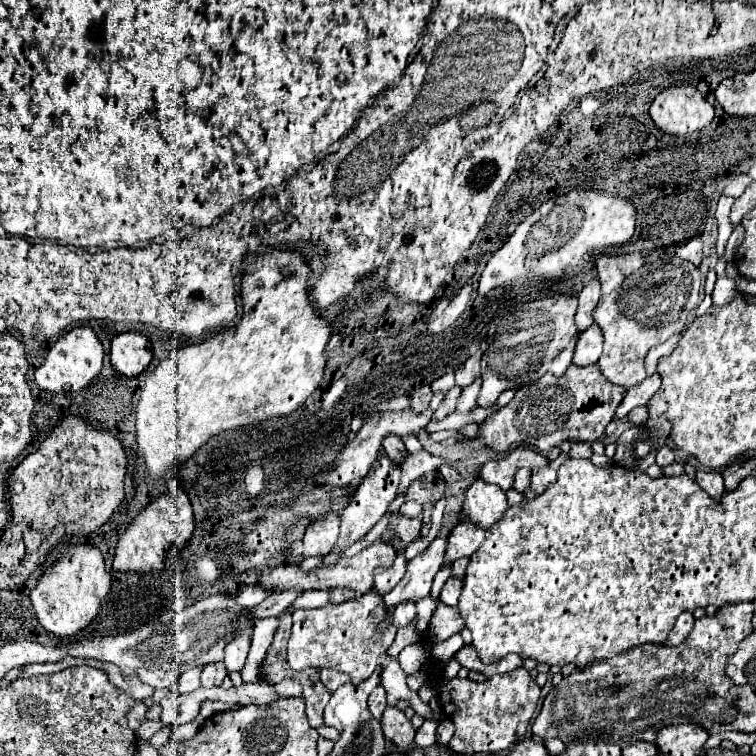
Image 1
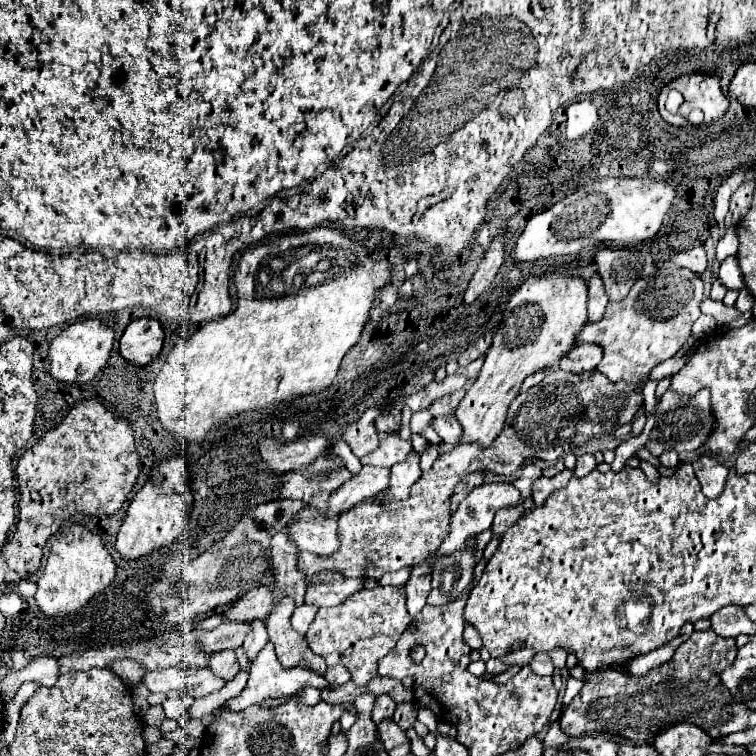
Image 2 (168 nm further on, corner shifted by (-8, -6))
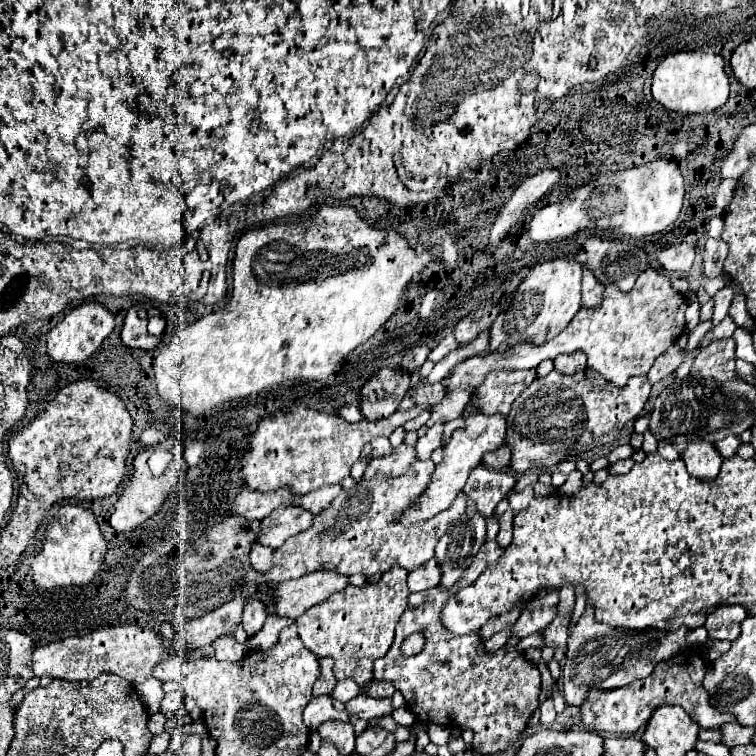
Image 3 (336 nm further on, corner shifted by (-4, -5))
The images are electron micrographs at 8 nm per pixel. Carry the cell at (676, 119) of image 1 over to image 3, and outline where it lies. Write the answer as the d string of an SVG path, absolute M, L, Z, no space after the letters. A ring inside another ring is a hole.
M679 51L679 53L669 53L653 71L653 97L657 103L671 111L679 113L707 113L715 111L721 105L725 105L729 97L729 75L725 73L725 63L723 57L715 51Z

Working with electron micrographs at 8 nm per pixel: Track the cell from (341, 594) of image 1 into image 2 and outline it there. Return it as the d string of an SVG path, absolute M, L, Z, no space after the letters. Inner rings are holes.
M347 578L339 580L333 584L317 584L313 588L307 588L305 594L305 604L315 604L315 606L337 606L345 602L349 596L359 592L363 588L361 578Z

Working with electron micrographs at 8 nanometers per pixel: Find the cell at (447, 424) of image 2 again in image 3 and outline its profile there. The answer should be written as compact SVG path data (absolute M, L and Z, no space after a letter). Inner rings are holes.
M457 389L457 391L449 391L433 409L431 409L431 419L427 421L427 427L433 427L435 423L439 423L439 419L451 421L461 417L465 403L469 403L469 391L467 389Z

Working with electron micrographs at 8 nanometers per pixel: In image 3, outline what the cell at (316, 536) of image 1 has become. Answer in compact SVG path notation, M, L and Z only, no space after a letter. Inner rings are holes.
M281 505L281 507L273 509L271 515L267 515L261 521L261 531L257 533L255 543L277 549L289 535L297 535L297 533L305 531L305 527L309 527L311 519L313 519L313 515L309 511L305 511L303 507Z

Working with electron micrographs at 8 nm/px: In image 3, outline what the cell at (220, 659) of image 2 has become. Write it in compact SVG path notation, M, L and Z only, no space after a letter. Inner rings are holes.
M221 635L211 647L215 647L213 657L219 661L237 661L241 655L245 655L245 645L237 643L233 635Z

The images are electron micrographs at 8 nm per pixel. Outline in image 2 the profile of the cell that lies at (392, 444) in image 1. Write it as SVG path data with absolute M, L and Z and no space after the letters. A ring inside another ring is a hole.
M393 412L393 414L385 414L385 416L377 418L377 430L397 434L397 430L399 430L399 414Z

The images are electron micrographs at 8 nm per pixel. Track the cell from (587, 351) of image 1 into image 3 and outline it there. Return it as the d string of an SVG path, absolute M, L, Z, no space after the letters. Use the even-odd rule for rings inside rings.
M575 351L575 353L567 353L567 355L559 355L555 359L555 369L565 375L573 375L577 371L583 371L585 369L585 353Z

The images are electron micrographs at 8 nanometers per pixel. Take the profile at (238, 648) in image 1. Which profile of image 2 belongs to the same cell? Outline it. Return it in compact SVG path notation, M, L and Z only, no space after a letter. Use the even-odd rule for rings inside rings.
M253 620L251 624L253 624L253 630L247 634L247 638L245 638L243 646L241 646L245 650L245 654L247 654L249 660L253 660L259 654L259 650L265 646L265 642L269 640L265 624L261 620Z

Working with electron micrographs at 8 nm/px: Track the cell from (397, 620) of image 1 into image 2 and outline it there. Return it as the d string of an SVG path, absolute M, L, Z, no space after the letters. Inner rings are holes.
M415 566L407 582L407 612L415 618L423 606L431 588L431 576L425 576L425 568Z

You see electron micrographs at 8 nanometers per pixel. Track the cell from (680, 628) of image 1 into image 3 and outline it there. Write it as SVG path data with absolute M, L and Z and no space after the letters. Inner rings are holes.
M587 605L585 613L581 615L581 619L575 623L569 639L567 639L567 653L565 653L565 665L563 665L563 695L565 701L573 707L581 707L589 695L589 691L593 689L601 689L601 691L609 691L609 689L619 689L625 687L637 679L645 679L647 675L651 675L651 671L655 669L655 665L659 661L671 659L679 649L685 647L683 637L679 637L681 631L675 633L665 633L665 631L649 631L643 635L637 635L637 631L633 629L617 629L611 625L603 625L597 623L595 619L595 607Z

